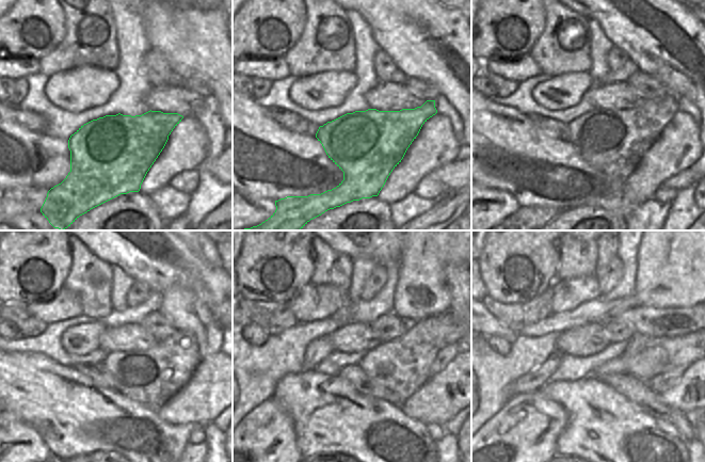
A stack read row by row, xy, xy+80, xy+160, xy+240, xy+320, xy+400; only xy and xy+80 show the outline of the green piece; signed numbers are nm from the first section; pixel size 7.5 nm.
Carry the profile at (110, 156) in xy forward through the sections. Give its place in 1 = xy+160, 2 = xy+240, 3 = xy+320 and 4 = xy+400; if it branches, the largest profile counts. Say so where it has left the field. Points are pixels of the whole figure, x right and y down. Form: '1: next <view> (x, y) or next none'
1: next xy+160 (613, 141)
2: next xy+240 (150, 377)
3: next xy+320 (397, 369)
4: next xy+400 (638, 343)

